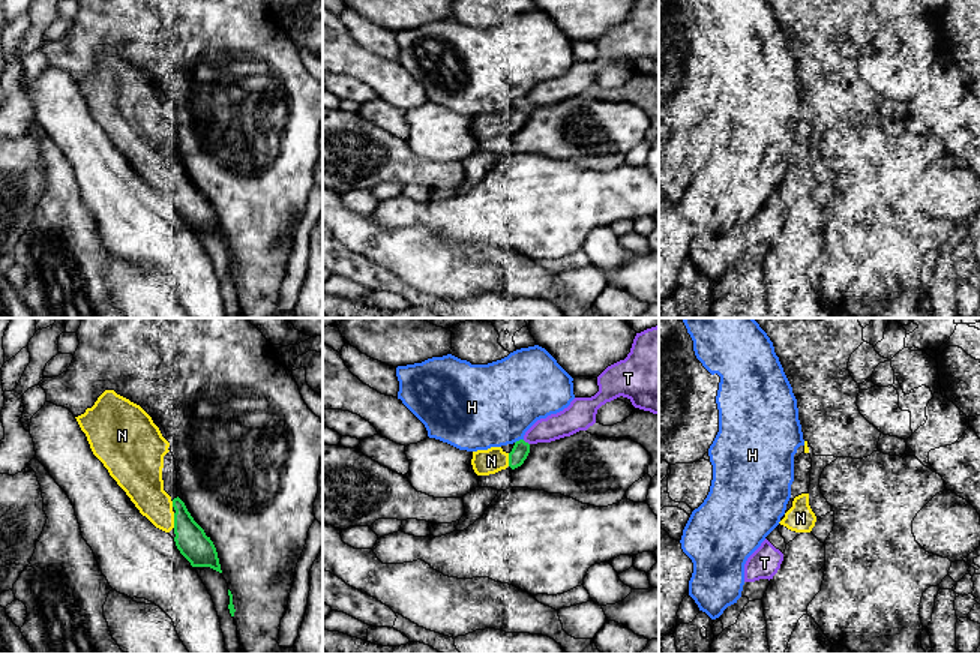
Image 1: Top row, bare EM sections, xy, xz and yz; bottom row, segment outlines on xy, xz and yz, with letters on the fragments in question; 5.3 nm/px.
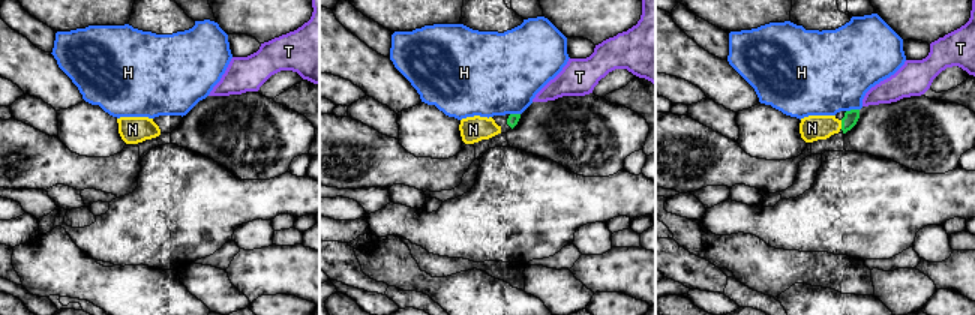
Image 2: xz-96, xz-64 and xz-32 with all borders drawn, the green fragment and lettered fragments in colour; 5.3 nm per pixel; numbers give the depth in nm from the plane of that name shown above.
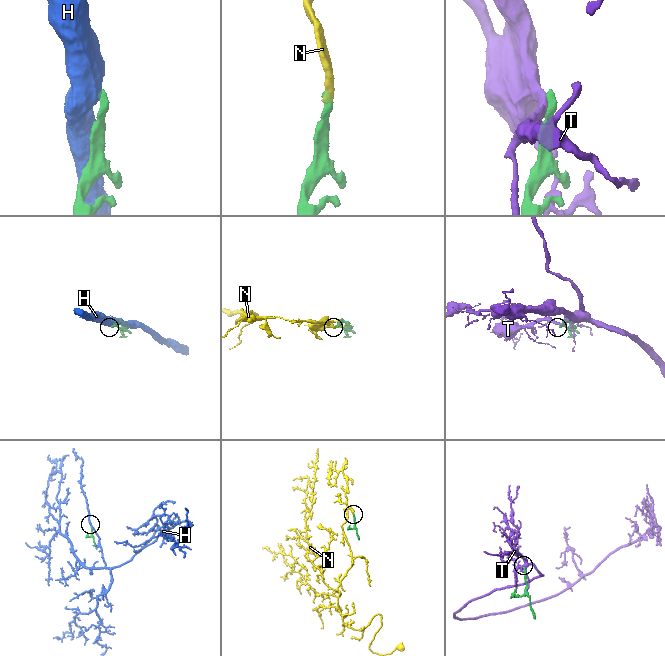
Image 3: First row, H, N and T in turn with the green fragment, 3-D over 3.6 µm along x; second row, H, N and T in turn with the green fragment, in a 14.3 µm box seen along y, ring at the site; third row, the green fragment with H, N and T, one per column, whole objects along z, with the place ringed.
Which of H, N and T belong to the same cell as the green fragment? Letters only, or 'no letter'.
N

